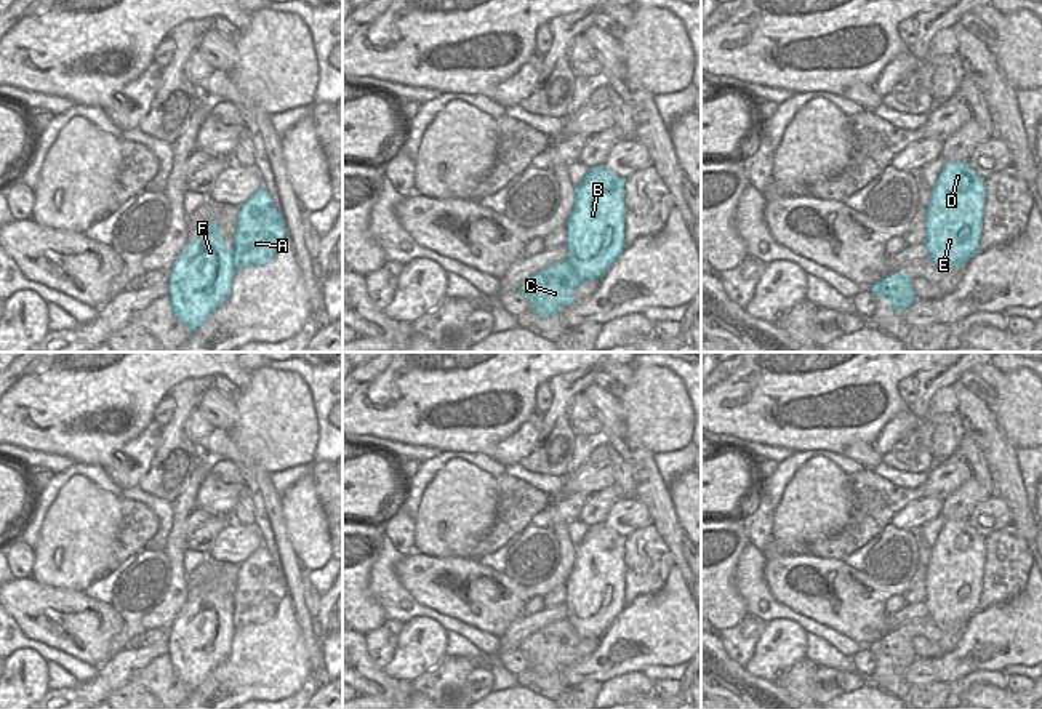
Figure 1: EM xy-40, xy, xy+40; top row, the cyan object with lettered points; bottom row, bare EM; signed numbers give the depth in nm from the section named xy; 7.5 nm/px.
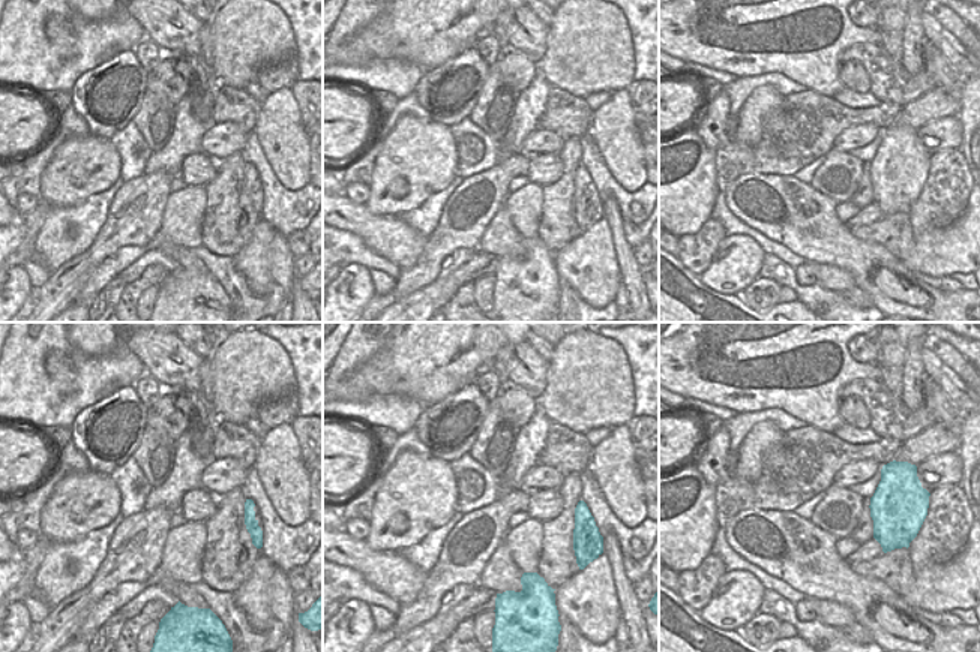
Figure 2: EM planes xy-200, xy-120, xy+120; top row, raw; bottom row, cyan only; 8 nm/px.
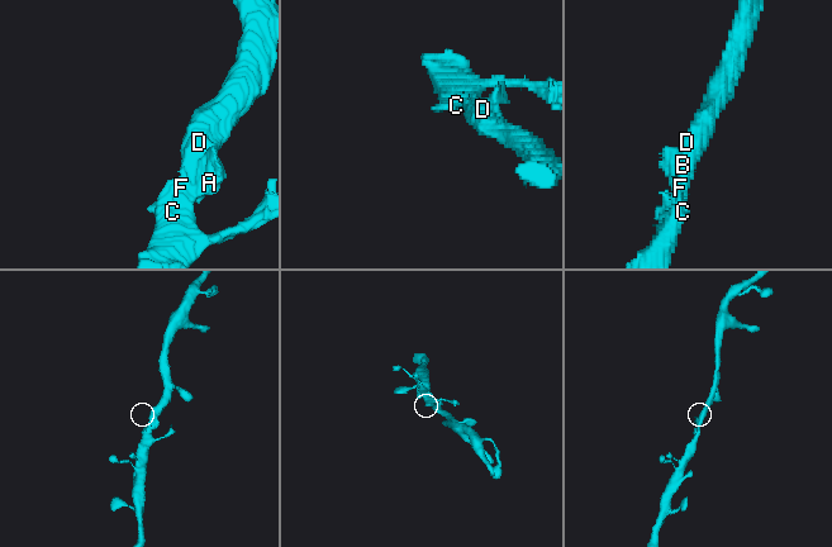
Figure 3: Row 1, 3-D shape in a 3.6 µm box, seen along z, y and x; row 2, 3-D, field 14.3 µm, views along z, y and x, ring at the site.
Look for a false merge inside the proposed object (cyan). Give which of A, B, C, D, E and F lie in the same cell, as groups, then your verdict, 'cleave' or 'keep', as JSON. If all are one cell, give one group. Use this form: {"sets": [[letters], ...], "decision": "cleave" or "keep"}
{"sets": [["A", "B", "C", "D", "E", "F"]], "decision": "keep"}

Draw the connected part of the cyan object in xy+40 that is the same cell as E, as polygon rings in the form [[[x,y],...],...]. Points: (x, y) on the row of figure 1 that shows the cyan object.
[[[948,162],[932,187],[925,219],[925,248],[940,270],[967,264],[983,230],[984,178],[968,162]]]

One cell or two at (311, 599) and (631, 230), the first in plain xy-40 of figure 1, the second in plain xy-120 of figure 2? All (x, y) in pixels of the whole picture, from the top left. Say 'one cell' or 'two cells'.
one cell

